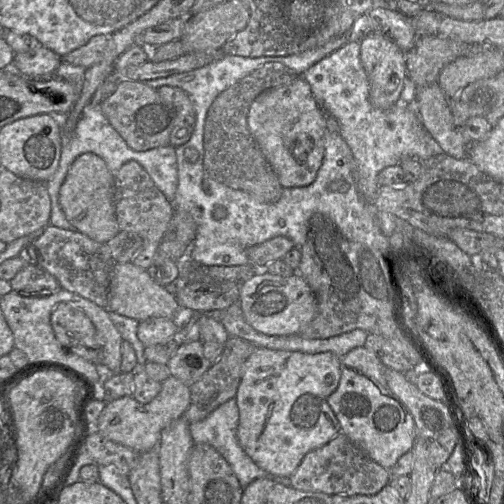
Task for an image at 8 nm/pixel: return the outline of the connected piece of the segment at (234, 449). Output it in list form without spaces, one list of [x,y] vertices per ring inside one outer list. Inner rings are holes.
[[[232,398],[212,411],[205,419],[190,423],[189,430],[195,444],[209,444],[225,458],[238,478],[242,489],[260,478],[270,478],[276,483],[291,486],[289,477],[276,476],[264,471],[245,453],[237,439],[238,420],[239,409],[237,401]]]

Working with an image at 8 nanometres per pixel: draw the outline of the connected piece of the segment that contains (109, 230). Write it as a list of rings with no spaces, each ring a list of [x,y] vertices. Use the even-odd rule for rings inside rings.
[[[83,153],[70,165],[59,190],[59,204],[75,230],[97,242],[106,243],[120,232],[114,207],[114,176],[94,153]]]

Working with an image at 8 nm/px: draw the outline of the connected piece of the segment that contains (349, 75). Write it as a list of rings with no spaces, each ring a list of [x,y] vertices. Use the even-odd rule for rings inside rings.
[[[348,42],[312,65],[302,77],[310,84],[320,108],[337,121],[340,134],[356,162],[358,193],[365,202],[374,204],[378,195],[378,175],[383,169],[399,165],[404,157],[423,161],[444,152],[421,123],[414,103],[397,102],[388,110],[371,104],[369,80],[360,59],[360,44]]]

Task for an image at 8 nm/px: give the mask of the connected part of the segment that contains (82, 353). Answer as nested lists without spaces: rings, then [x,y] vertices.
[[[60,302],[54,307],[50,320],[56,338],[65,349],[101,367],[96,328],[81,309]]]

